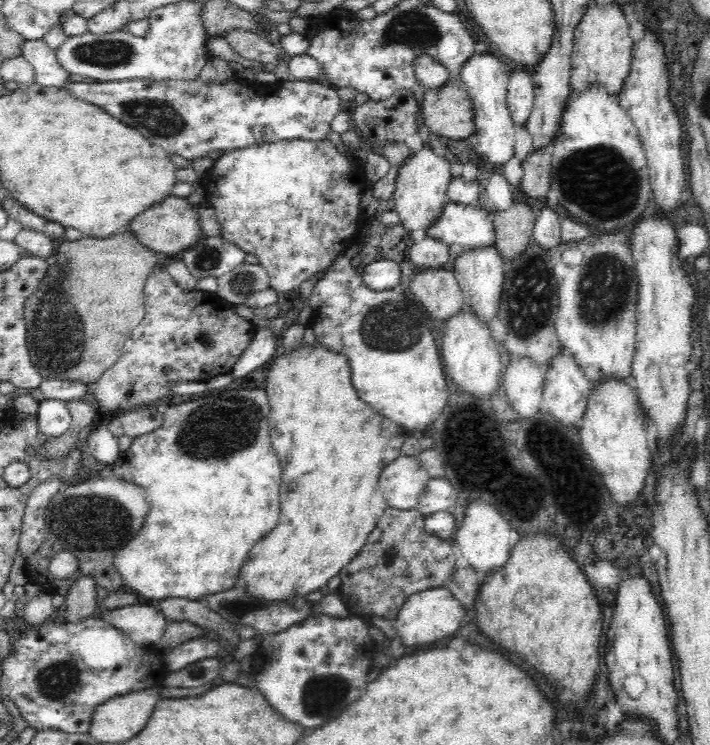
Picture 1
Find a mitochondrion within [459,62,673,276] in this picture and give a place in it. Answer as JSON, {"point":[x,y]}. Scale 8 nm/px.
{"point":[597,178]}

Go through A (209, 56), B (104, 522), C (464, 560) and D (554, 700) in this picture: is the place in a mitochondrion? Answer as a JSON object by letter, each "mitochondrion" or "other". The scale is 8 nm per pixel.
{"A":"other","B":"mitochondrion","C":"other","D":"other"}

